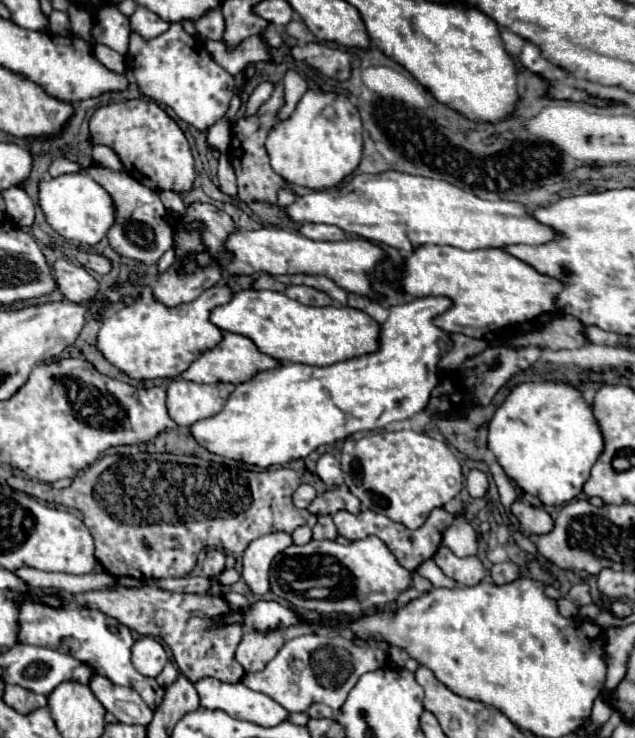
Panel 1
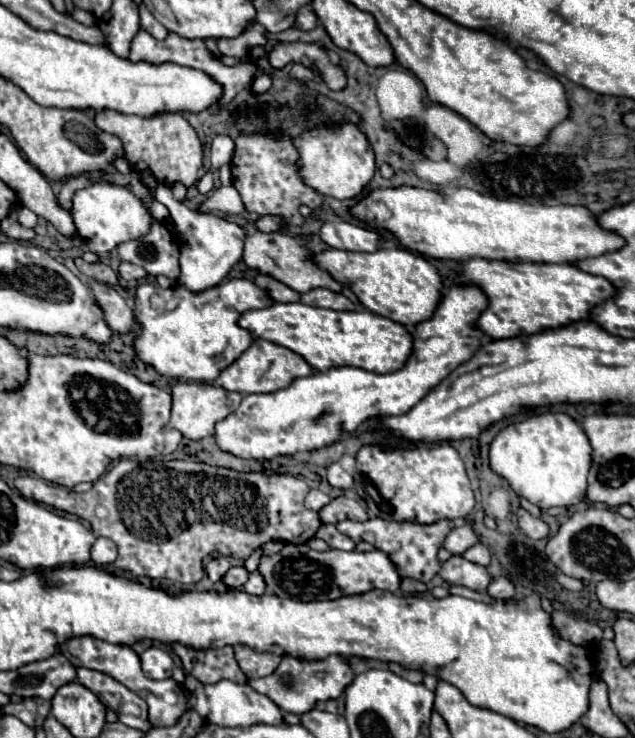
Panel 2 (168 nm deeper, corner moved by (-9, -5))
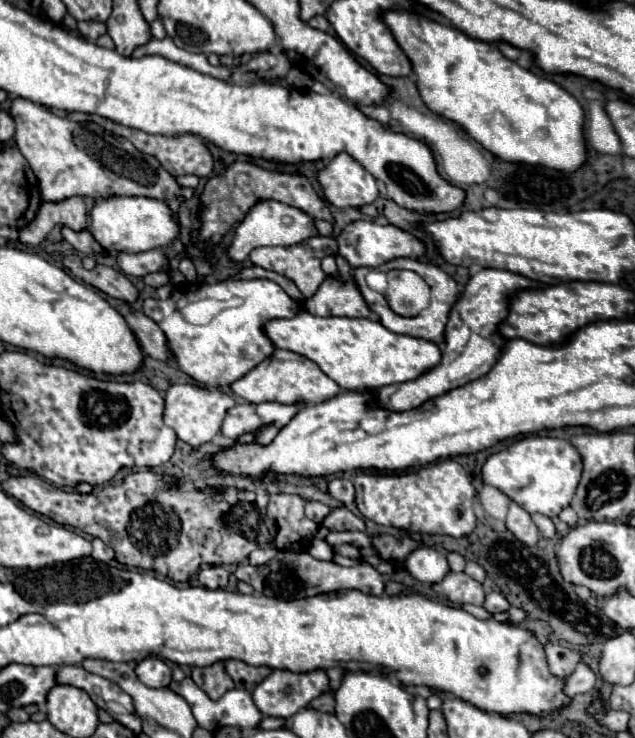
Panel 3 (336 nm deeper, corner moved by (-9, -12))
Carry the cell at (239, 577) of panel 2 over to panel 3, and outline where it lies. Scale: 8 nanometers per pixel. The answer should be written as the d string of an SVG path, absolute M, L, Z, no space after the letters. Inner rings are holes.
M281 550L279 556L275 556L273 560L269 560L263 566L239 566L235 570L237 580L241 582L251 582L251 586L265 594L265 596L275 596L281 600L297 600L297 598L311 598L311 596L319 596L319 594L329 594L329 592L337 592L337 590L359 590L365 594L375 594L381 596L385 592L385 580L383 576L369 564L369 562L359 562L355 566L343 568L335 562L323 562L313 558L309 552L289 552L289 550Z

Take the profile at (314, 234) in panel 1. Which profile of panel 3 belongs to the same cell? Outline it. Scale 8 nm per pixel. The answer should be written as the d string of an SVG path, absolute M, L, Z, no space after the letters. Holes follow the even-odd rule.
M357 220L351 222L337 238L337 246L339 246L339 254L349 262L351 268L357 266L369 266L369 268L377 268L383 262L389 262L393 258L399 256L407 256L407 258L419 258L425 254L425 246L423 242L419 242L415 236L411 236L409 232L403 232L391 224L379 226L375 222L367 222L367 220Z

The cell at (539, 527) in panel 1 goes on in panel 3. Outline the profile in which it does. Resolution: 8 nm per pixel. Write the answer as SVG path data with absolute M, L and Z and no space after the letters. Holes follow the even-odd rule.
M511 502L509 514L507 514L507 528L525 544L537 544L539 542L539 530L535 528L529 512L523 510L515 502Z

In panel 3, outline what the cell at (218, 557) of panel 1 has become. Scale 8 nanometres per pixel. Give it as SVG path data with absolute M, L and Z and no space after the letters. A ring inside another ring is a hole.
M203 566L199 572L199 582L205 588L225 588L229 582L229 570L223 566Z

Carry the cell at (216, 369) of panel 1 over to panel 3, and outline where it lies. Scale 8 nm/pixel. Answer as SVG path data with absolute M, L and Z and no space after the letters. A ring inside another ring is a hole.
M275 348L275 352L271 356L267 356L261 364L257 364L245 376L235 380L231 384L231 390L239 398L243 398L247 402L255 402L255 404L259 404L259 402L315 404L315 402L323 402L341 392L341 388L329 376L325 376L315 362L311 362L309 358L305 358L301 354L281 350L281 348Z

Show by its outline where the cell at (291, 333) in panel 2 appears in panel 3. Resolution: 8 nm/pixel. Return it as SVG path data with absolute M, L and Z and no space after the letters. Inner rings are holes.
M301 310L293 318L275 318L263 326L275 348L285 348L313 360L343 390L365 390L417 378L441 360L441 350L421 338L389 332L371 318L321 318Z

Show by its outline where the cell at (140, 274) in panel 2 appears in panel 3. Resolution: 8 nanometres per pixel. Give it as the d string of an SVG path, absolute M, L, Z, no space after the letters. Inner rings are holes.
M155 272L155 274L143 276L143 282L145 282L145 286L159 288L159 286L163 286L163 284L169 284L169 276L167 276L165 272Z

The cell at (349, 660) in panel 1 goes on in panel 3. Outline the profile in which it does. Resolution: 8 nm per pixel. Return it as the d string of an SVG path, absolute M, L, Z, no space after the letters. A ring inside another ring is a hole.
M273 670L271 676L267 676L253 690L253 700L265 716L289 718L295 712L299 712L301 708L307 708L311 700L315 700L317 696L321 696L329 690L331 690L331 686L329 686L329 676L327 676L325 670L313 670L313 672L303 672L303 674L295 674L295 672L289 672L289 670Z

